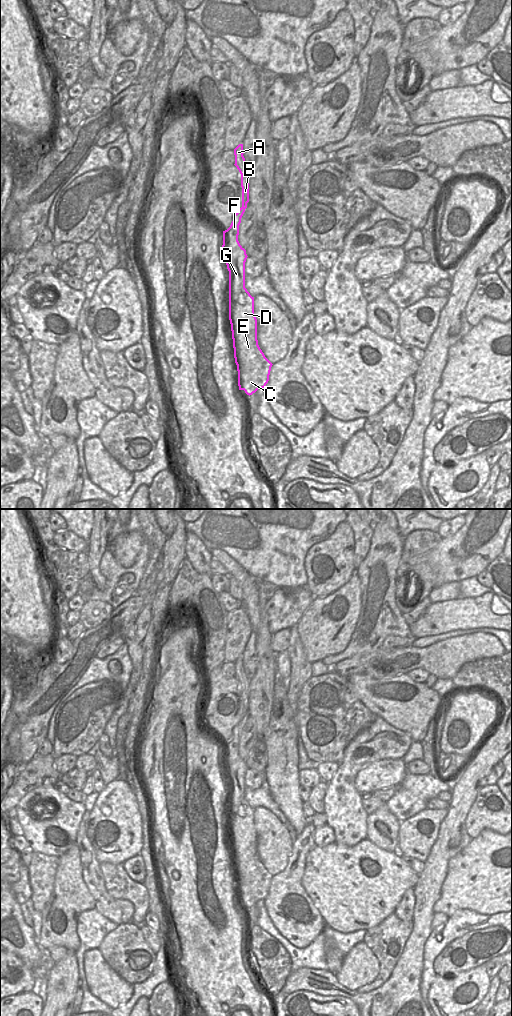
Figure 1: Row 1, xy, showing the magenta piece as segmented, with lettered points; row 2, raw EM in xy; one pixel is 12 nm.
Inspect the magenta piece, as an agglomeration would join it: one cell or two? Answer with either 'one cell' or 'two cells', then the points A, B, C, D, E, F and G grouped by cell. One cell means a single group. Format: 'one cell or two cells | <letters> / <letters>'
two cells | A B F / C D E G

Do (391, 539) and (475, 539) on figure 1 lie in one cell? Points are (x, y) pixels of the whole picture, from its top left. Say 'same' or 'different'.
different

